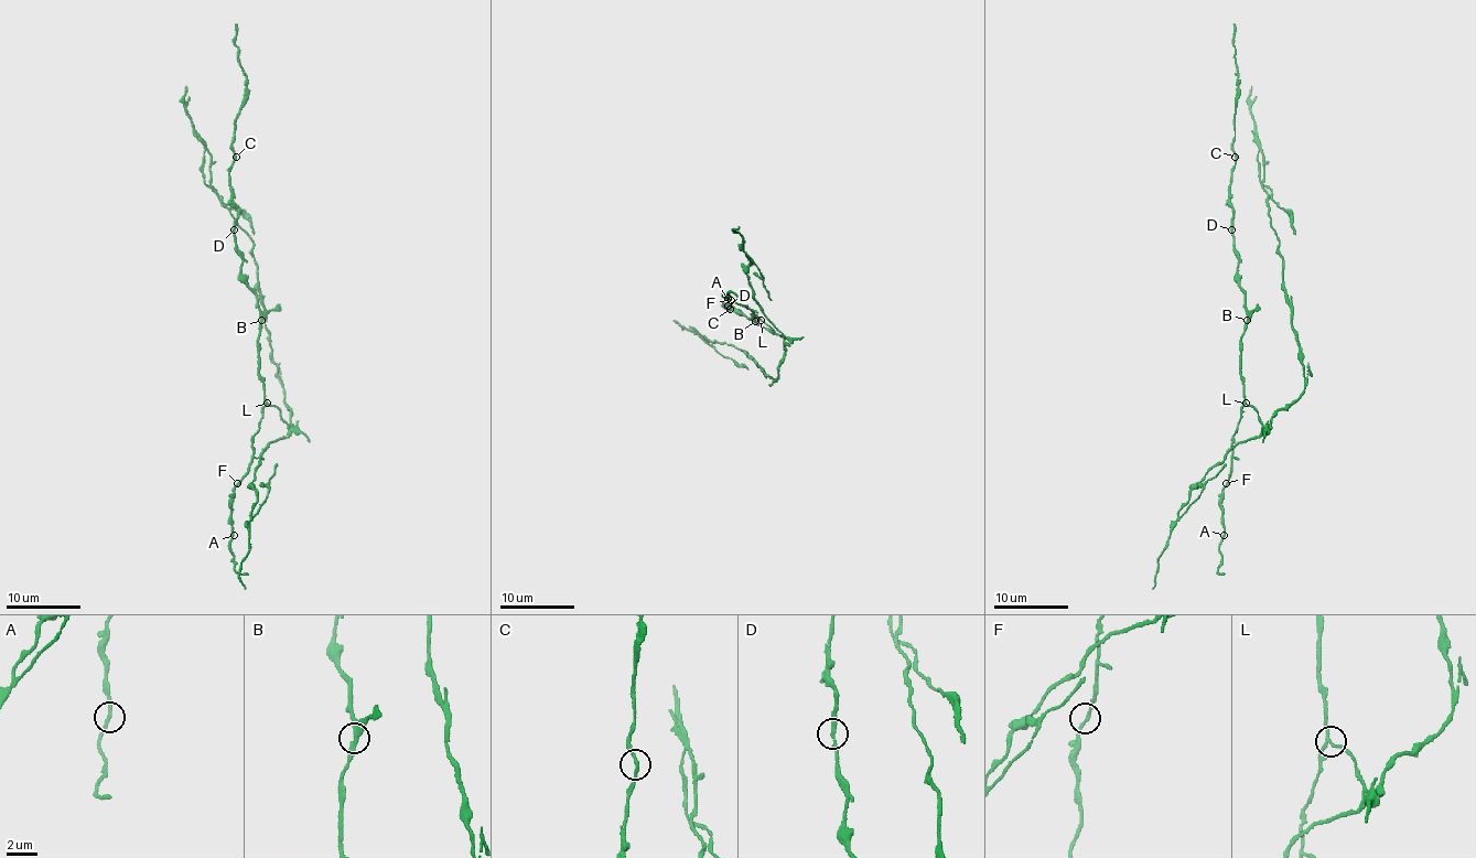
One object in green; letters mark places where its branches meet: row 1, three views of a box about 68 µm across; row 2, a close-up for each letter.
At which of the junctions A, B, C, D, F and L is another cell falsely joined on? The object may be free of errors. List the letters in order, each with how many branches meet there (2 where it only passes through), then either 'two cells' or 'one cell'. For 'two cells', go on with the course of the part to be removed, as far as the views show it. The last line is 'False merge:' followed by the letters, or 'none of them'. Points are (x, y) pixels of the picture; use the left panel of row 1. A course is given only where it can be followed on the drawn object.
A: 2 | one cell
B: 3 | one cell
C: 2 | one cell
D: 2 | one cell
F: 2 | one cell
L: 3 | two cells | (267, 404), (289, 428), (291, 411), (265, 328), (252, 240), (212, 184), (209, 151), (183, 97), (187, 86)
False merge: L

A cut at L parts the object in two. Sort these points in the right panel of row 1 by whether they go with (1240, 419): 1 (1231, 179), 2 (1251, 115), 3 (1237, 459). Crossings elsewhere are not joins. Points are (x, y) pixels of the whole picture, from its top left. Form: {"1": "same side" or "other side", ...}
{"1": "same side", "2": "other side", "3": "same side"}

